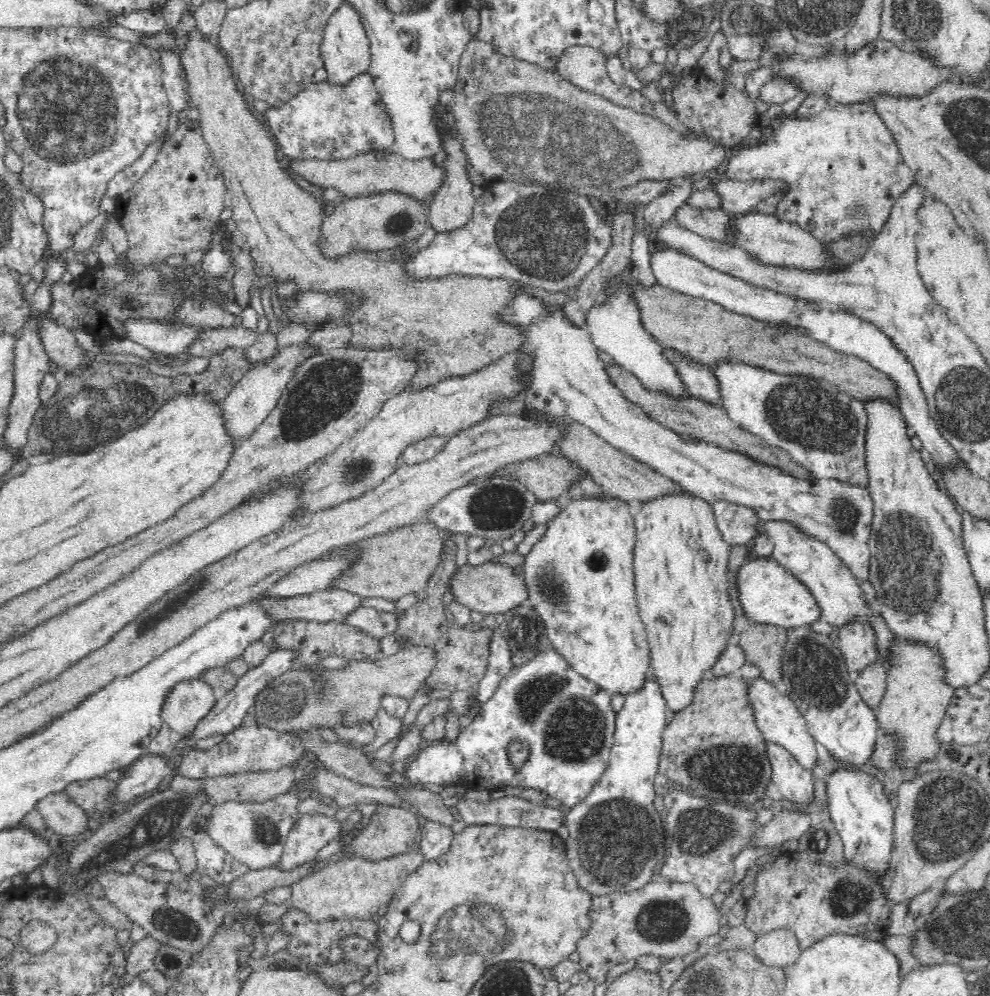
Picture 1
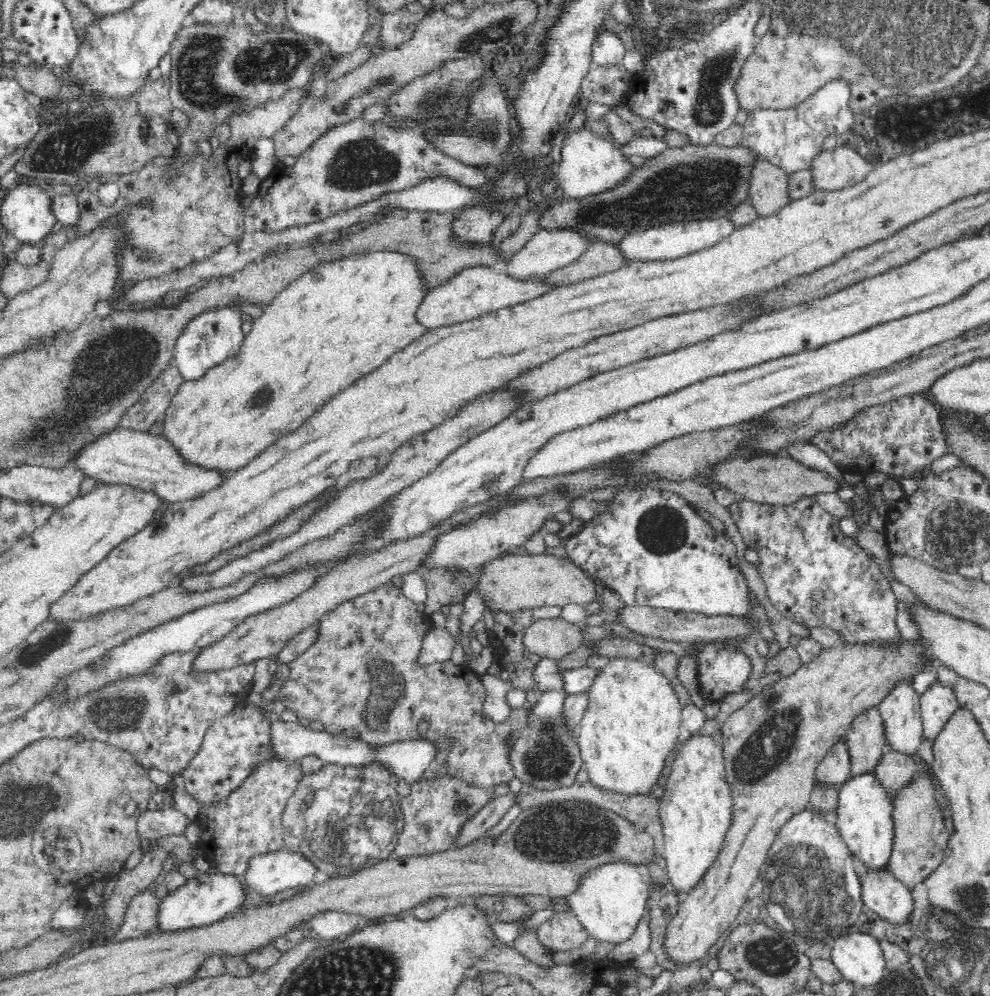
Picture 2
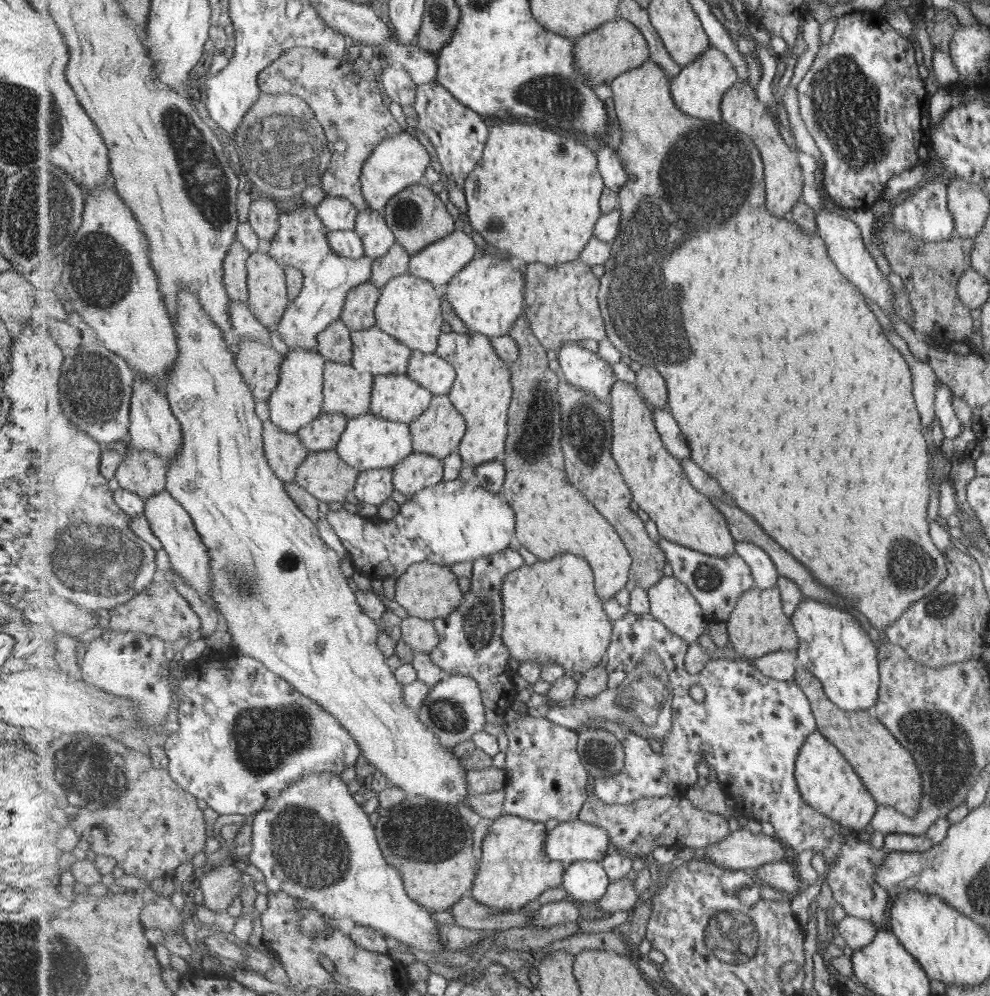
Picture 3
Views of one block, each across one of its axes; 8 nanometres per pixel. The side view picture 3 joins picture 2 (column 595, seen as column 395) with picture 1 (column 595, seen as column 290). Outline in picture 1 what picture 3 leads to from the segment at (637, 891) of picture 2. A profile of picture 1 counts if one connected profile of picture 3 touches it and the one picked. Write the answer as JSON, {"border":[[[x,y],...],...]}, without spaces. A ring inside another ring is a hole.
{"border":[[[650,671],[640,690],[628,692],[624,705],[615,714],[614,746],[610,754],[610,765],[594,786],[594,790],[584,802],[565,810],[563,825],[568,830],[565,840],[567,858],[578,879],[580,887],[593,895],[610,894],[614,891],[627,891],[642,888],[650,883],[656,865],[666,854],[666,831],[663,817],[653,805],[654,783],[659,768],[662,748],[662,730],[666,726],[668,704],[661,690],[657,676]]]}

